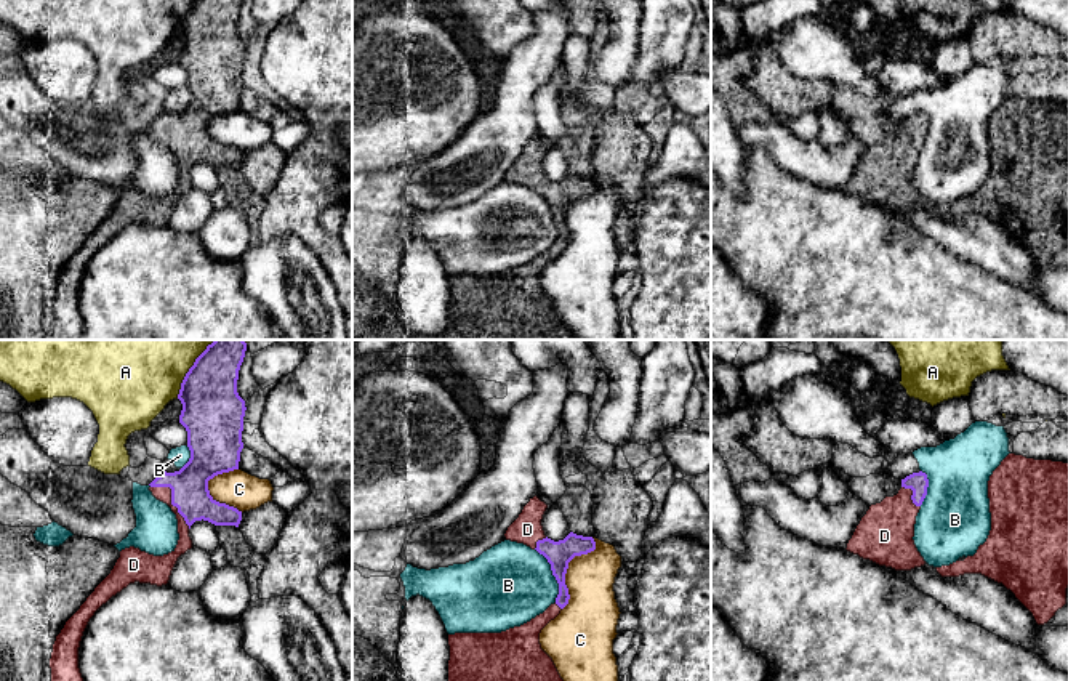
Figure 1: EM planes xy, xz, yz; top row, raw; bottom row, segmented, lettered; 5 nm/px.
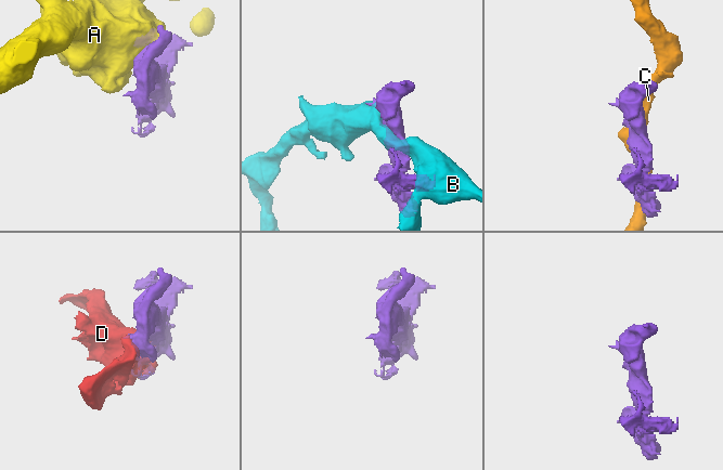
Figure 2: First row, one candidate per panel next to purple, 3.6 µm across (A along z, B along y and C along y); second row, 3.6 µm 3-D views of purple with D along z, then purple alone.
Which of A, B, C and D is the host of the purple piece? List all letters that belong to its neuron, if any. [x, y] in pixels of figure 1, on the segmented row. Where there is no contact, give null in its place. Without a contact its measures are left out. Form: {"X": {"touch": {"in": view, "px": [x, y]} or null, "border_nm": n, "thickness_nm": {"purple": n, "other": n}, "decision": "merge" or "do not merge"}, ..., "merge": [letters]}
{"A": {"touch": {"in": "xy", "px": [189, 369]}, "border_nm": 360, "thickness_nm": {"purple": 300, "other": 500}, "decision": "do not merge"}, "B": {"touch": {"in": "xz", "px": [553, 574]}, "border_nm": 300, "thickness_nm": {"purple": 130, "other": 420}, "decision": "do not merge"}, "C": {"touch": {"in": "xz", "px": [567, 568]}, "border_nm": 400, "thickness_nm": {"purple": 130, "other": 260}, "decision": "do not merge"}, "D": {"touch": {"in": "xy", "px": [172, 499]}, "border_nm": 300, "thickness_nm": {"purple": 190, "other": 80}, "decision": "merge"}, "merge": ["D"]}

